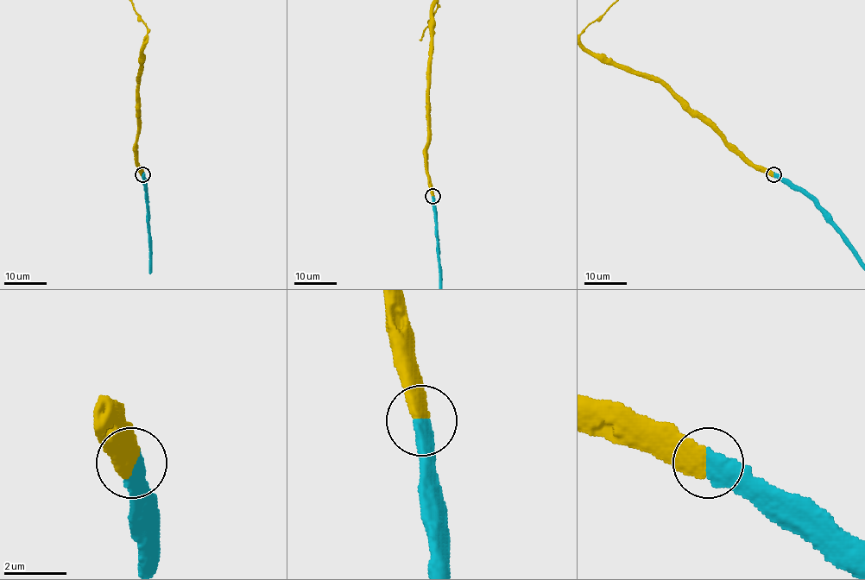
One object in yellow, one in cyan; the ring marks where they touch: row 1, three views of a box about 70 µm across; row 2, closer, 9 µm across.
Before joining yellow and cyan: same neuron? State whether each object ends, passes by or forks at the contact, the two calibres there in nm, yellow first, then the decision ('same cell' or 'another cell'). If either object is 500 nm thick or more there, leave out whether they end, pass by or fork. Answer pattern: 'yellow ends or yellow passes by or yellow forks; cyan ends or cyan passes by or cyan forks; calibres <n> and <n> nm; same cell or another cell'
calibres 600 and 600 nm; same cell

